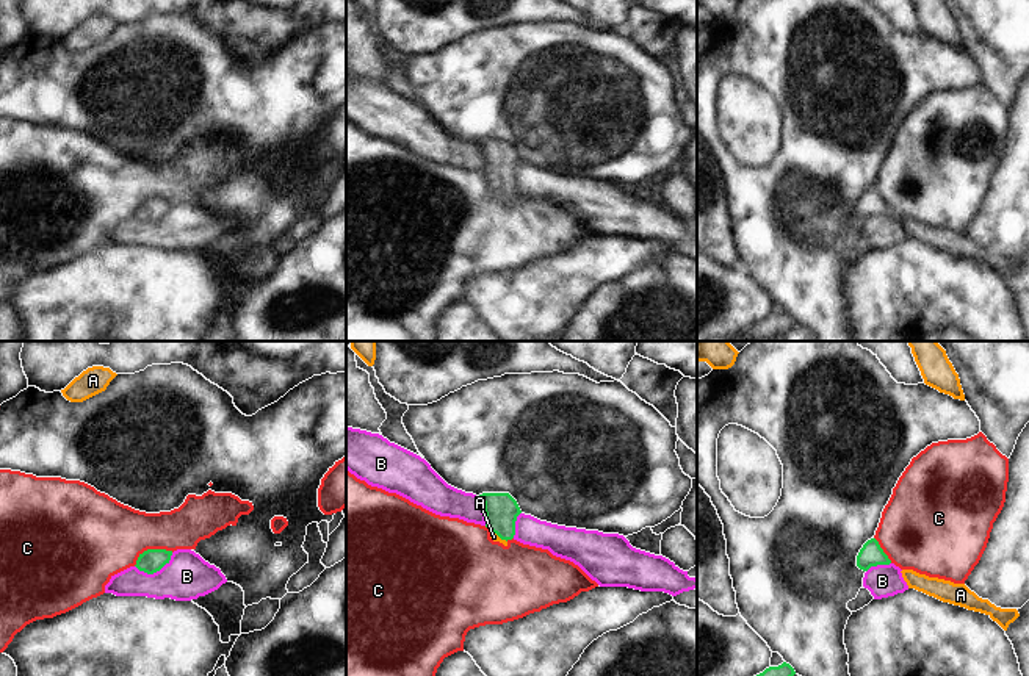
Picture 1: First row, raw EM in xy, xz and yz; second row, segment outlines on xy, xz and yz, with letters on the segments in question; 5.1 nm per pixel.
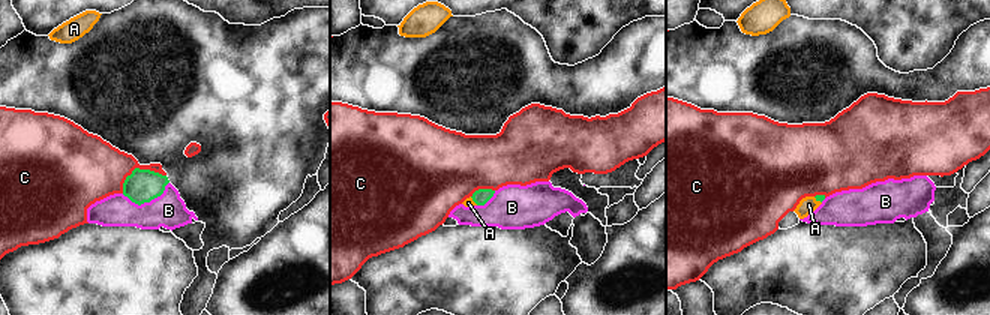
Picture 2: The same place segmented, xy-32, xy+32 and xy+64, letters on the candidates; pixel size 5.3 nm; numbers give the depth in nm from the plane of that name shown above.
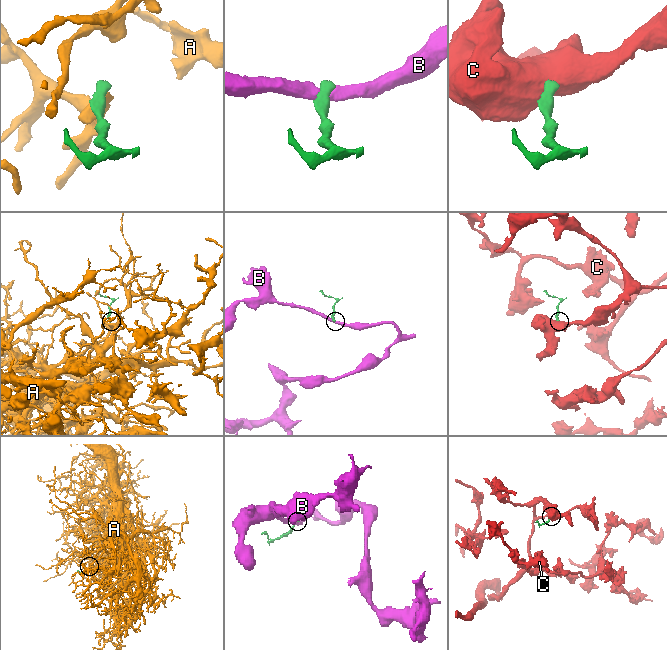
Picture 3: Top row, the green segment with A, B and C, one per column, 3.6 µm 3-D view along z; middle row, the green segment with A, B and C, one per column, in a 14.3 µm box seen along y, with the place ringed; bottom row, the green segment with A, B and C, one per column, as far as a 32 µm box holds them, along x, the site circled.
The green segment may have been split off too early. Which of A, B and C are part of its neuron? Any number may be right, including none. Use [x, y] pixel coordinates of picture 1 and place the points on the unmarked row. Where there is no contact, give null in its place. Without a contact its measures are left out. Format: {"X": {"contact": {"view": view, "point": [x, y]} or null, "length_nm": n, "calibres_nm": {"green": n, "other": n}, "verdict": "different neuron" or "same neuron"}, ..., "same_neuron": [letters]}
{"A": {"contact": {"view": "xz", "point": [500, 186]}, "length_nm": 100, "calibres_nm": {"green": 170, "other": 40}, "verdict": "same neuron"}, "B": {"contact": {"view": "xy", "point": [155, 221]}, "length_nm": 220, "calibres_nm": {"green": 120, "other": 240}, "verdict": "different neuron"}, "C": {"contact": {"view": "xy", "point": [151, 199]}, "length_nm": 220, "calibres_nm": {"green": 120, "other": 400}, "verdict": "different neuron"}, "same_neuron": ["A"]}

